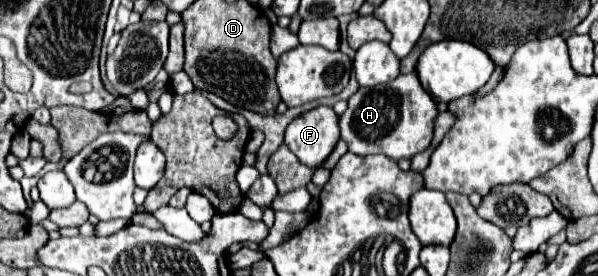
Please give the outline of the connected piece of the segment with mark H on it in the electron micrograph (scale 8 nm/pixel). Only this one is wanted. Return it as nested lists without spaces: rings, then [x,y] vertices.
[[[415,72],[401,74],[387,84],[359,88],[349,98],[347,112],[339,118],[341,138],[349,150],[359,156],[385,154],[393,160],[411,158],[431,144],[433,120],[437,116],[435,100],[423,90]]]

